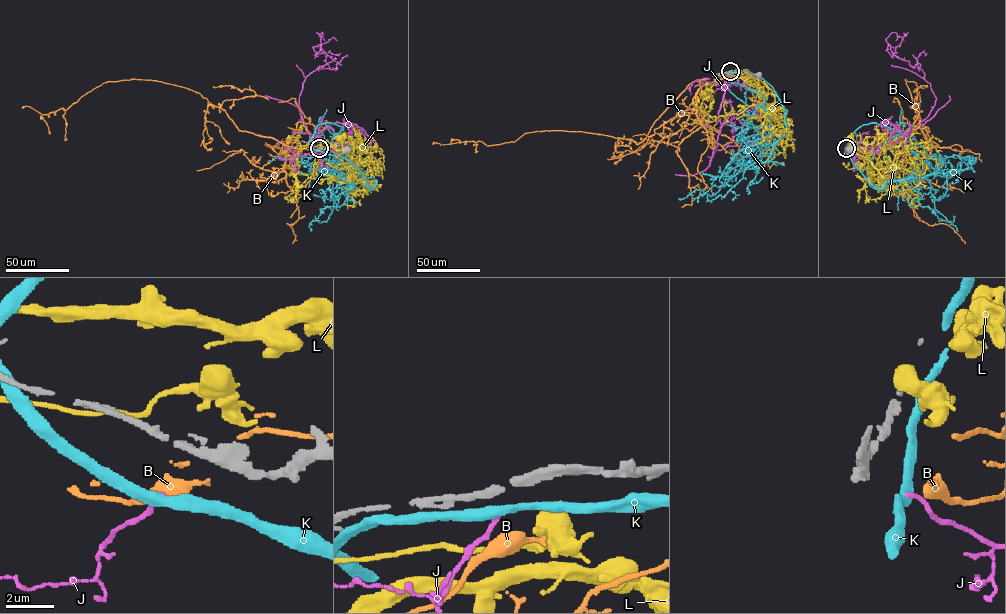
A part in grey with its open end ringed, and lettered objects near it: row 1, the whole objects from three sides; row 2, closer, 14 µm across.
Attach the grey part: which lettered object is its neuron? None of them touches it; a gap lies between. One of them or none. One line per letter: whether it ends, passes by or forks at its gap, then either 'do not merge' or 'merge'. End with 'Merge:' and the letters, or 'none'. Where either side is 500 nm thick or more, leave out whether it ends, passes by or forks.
B: merge
J: it ends there; do not merge
K: it passes by; do not merge
L: it ends there; do not merge
Merge: B

